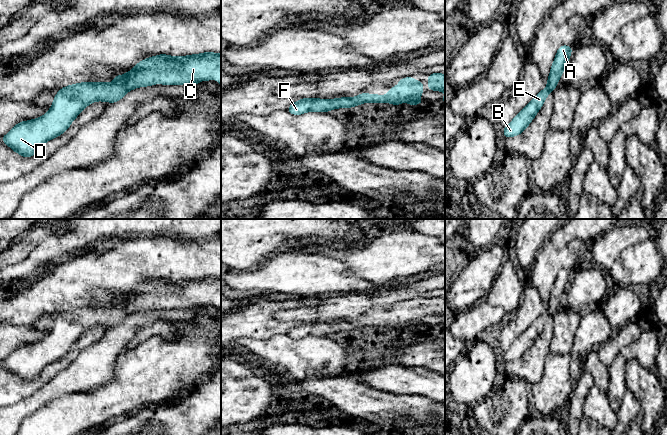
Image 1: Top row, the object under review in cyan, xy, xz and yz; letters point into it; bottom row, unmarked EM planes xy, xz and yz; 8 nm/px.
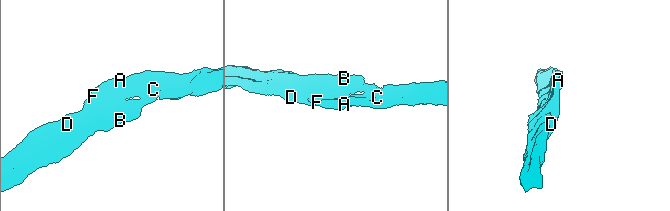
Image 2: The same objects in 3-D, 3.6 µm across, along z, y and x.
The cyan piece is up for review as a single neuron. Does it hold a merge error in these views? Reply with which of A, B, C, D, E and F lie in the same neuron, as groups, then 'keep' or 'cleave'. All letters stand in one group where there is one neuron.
groups A B C D E F; keep

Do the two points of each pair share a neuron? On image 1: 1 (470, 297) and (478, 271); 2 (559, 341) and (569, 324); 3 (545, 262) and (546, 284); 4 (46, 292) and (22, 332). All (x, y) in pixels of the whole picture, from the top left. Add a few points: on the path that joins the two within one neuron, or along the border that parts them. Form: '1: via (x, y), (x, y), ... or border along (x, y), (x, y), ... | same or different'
1: via (470, 291), (477, 277) | same
2: via (563, 337), (565, 328) | same
3: via (545, 267), (545, 279) | same
4: border along (10, 322), (16, 325), (27, 326) | different

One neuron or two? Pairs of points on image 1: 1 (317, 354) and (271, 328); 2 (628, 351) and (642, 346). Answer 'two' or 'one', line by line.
1: two
2: one

